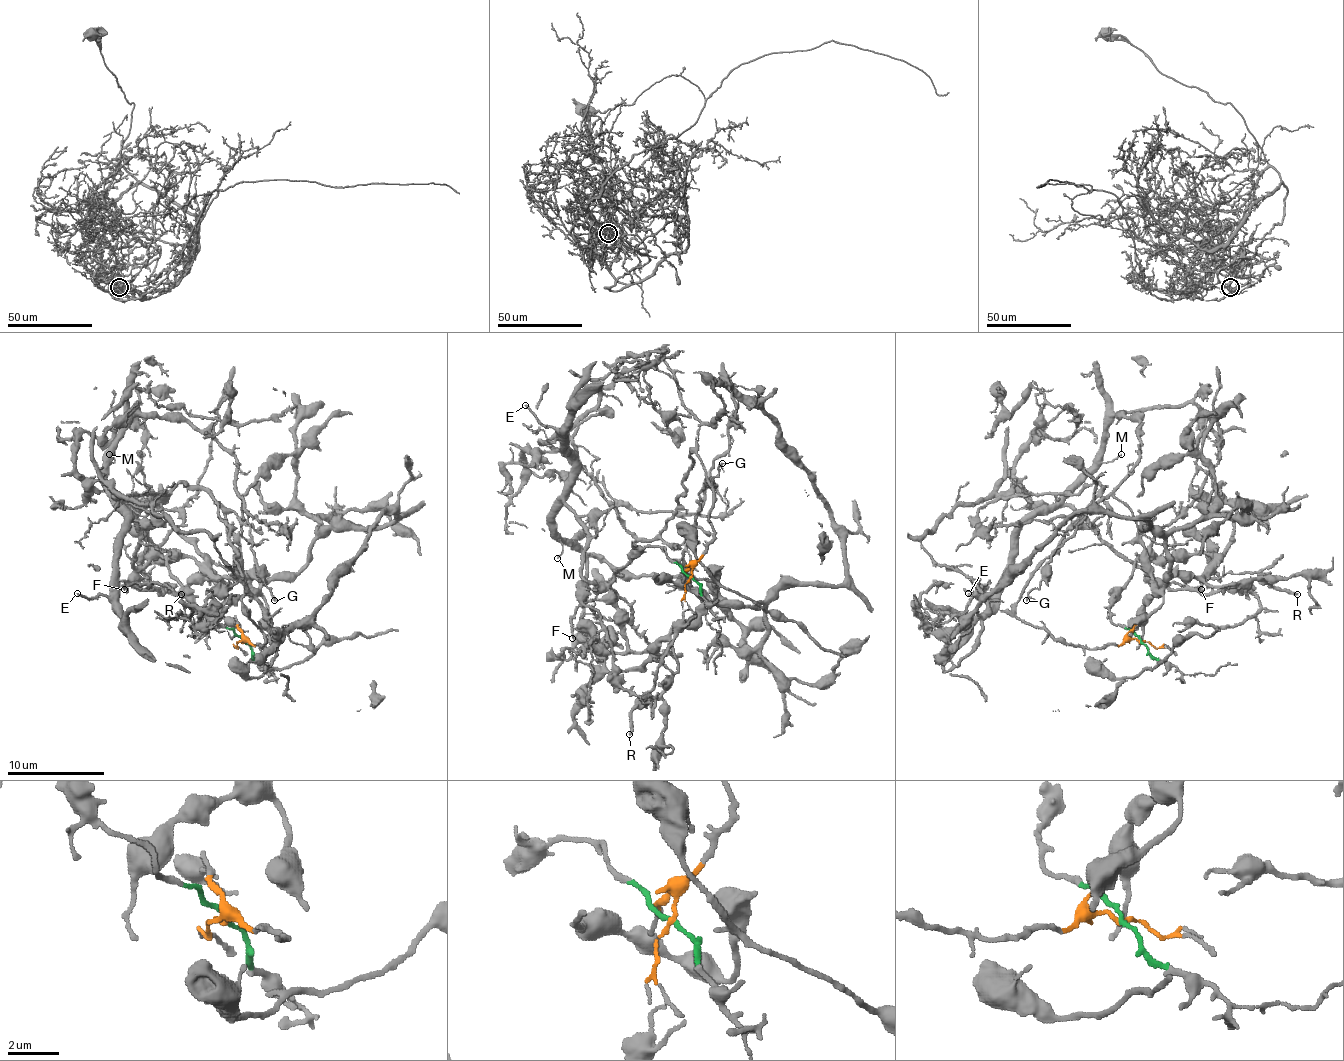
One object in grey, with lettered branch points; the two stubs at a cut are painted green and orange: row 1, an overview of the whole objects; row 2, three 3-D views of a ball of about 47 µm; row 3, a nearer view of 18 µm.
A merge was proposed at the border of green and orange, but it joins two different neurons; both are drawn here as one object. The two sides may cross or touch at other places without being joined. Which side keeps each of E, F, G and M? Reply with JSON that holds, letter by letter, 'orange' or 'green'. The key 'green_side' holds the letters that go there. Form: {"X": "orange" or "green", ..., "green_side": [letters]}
{"E": "green", "F": "green", "G": "green", "M": "green", "green_side": ["E", "F", "G", "M"]}

